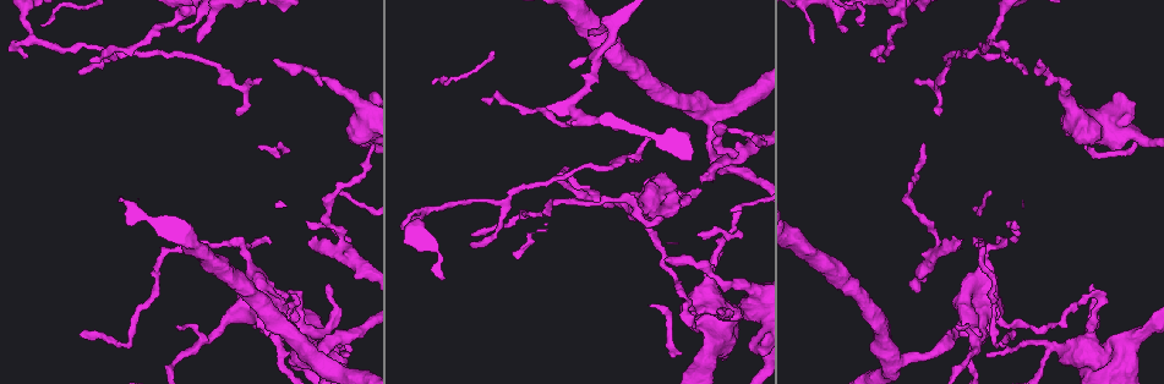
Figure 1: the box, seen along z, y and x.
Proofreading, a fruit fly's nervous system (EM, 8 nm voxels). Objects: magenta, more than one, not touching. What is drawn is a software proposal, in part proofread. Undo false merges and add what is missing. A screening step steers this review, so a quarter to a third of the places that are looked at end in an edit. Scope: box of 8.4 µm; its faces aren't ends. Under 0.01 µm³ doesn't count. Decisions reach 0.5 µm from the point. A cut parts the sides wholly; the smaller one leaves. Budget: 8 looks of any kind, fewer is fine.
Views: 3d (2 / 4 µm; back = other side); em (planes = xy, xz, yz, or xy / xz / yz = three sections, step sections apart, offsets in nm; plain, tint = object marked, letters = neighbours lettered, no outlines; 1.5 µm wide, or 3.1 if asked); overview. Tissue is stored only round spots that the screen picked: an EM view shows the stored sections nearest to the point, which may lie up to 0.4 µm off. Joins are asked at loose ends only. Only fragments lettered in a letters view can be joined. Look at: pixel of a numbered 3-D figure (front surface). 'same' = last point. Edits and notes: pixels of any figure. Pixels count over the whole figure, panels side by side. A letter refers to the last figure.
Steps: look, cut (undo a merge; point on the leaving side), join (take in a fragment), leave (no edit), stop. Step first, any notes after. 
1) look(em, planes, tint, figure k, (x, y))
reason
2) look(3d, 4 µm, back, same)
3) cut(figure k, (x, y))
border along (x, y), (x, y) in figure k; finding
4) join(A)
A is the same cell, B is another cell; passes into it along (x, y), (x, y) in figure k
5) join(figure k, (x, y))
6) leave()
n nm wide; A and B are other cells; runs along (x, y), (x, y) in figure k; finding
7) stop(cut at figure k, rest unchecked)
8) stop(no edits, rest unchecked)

look(em, xz, step 8, tint, figure 1, (691, 311))
thick turns thin

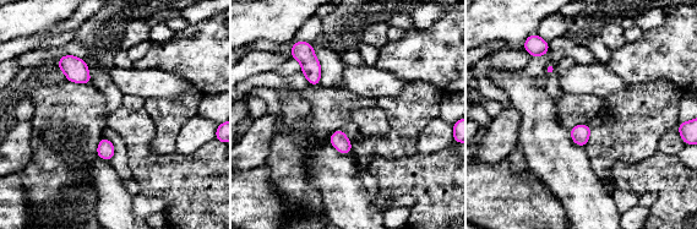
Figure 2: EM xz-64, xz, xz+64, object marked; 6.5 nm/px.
look(em, planes, tint, same)
another direction

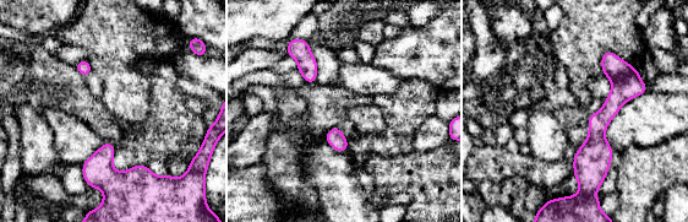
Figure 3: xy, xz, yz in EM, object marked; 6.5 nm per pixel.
look(em, planes, letters, same)
see the neighbours

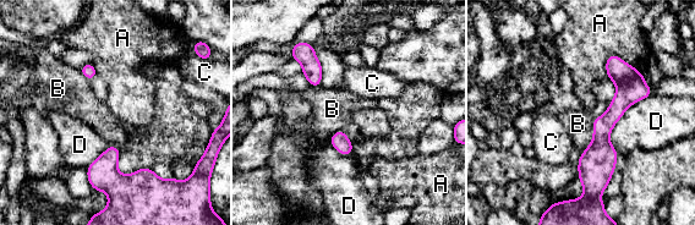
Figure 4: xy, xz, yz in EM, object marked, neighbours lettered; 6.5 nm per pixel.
leave()
A, B, C and D are other cells; border along (595, 119), (592, 141), (576, 164) in figure 4; one neuron here

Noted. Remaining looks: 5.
look(3d, 4 µm, figure 1, (642, 205))
calibre changes

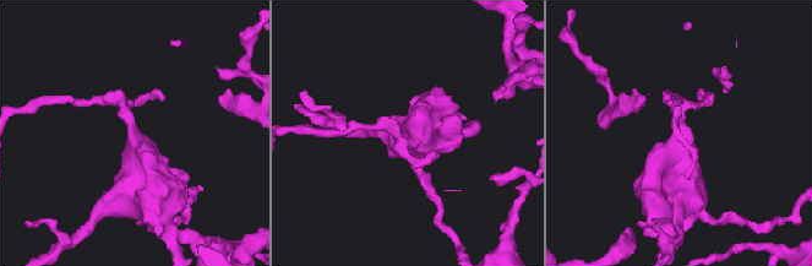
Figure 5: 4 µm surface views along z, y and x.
look(em, planes, plain, figure 5, (137, 141))
need the tissue

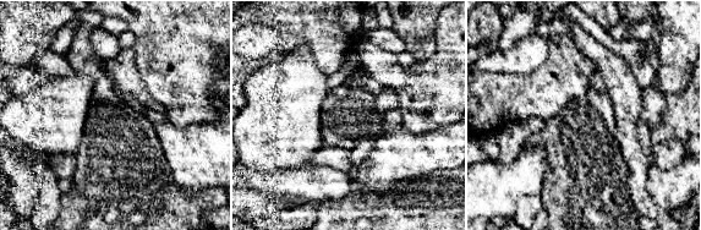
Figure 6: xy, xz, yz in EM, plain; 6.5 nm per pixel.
look(em, planes, letters, same)

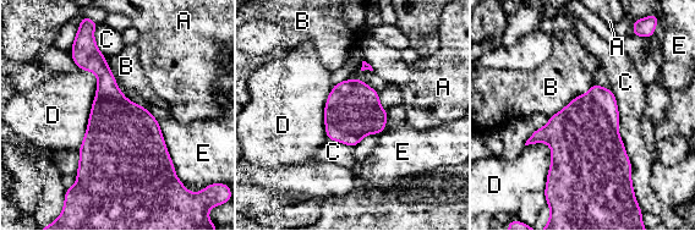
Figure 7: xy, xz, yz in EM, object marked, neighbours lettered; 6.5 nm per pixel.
leave()
C touches over 650 nm; A, B, C, D and E are other cells; border along (594, 81), (587, 92), (550, 117) in figure 7; all the same neuron

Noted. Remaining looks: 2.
look(3d, 4 µm, figure 1, (956, 326))
tapers out

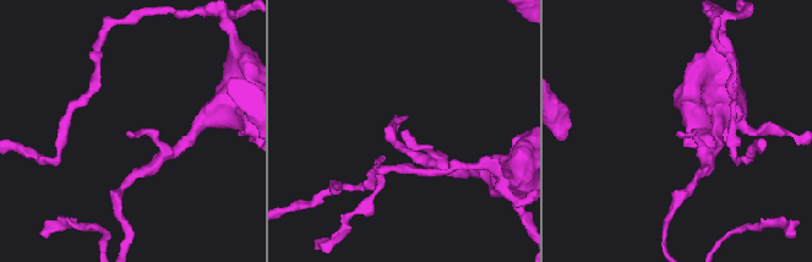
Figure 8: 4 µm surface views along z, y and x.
look(em, planes, letters, figure 8, (127, 132))

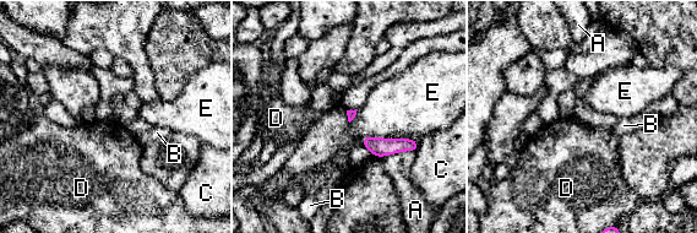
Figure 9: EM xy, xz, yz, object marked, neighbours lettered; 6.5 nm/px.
leave()
A touches over 240 nm; A, B, C, D and E are other cells; border along (391, 139), (363, 136), (360, 141) in figure 9; no lettered fragment goes on from it

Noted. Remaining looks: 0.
stop(no edits, rest unchecked)

